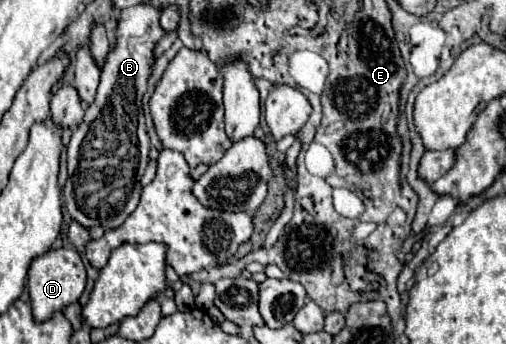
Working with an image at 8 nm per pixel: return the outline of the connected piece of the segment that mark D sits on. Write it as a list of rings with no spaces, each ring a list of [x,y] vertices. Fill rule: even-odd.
[[[50,249],[46,255],[34,259],[28,271],[28,291],[32,299],[32,315],[36,323],[48,321],[54,313],[64,311],[76,303],[86,287],[86,271],[80,255],[74,249]]]

